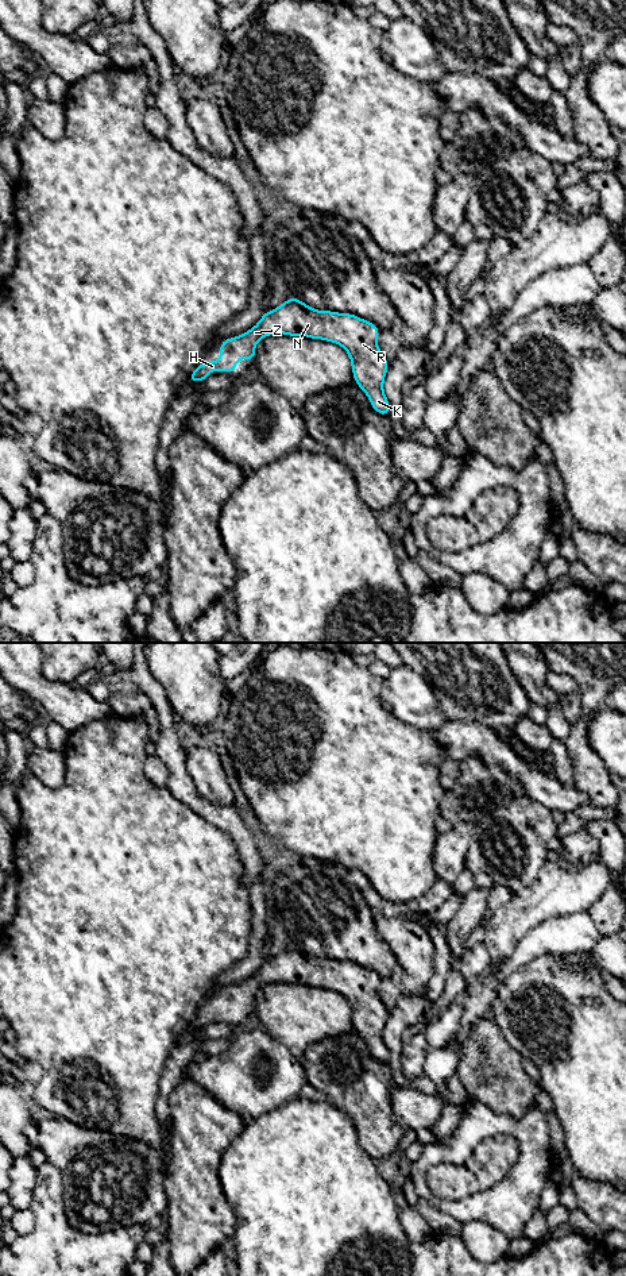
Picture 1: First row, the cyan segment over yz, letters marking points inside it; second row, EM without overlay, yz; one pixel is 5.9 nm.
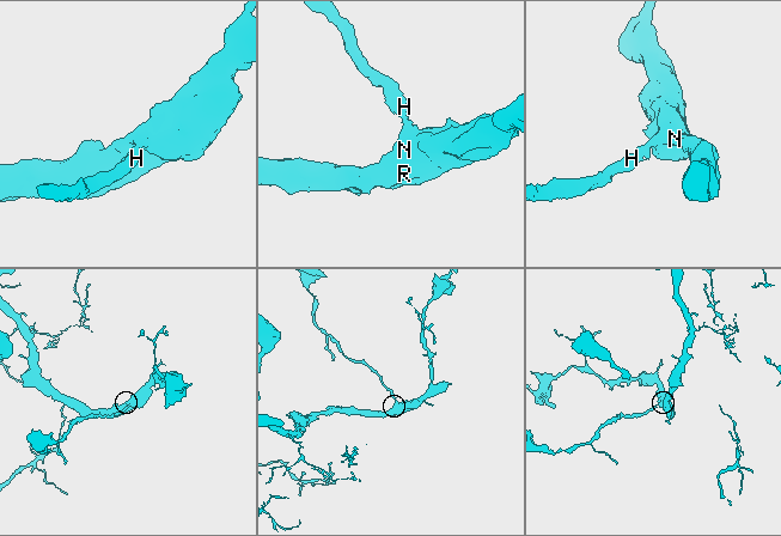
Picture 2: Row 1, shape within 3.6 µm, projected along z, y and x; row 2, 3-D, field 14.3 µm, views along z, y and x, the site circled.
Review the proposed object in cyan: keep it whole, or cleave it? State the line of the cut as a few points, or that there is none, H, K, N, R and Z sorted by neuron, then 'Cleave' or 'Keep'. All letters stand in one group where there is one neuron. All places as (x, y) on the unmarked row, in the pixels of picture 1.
No split. Groups: H K N R Z. Keep

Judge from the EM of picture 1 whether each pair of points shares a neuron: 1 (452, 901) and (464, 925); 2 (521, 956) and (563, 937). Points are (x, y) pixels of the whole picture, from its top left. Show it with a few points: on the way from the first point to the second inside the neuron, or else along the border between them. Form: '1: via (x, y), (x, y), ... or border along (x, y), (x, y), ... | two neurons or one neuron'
1: border along (463, 898), (455, 916), (445, 924) | two neurons
2: via (532, 945), (538, 940), (552, 937) | one neuron

